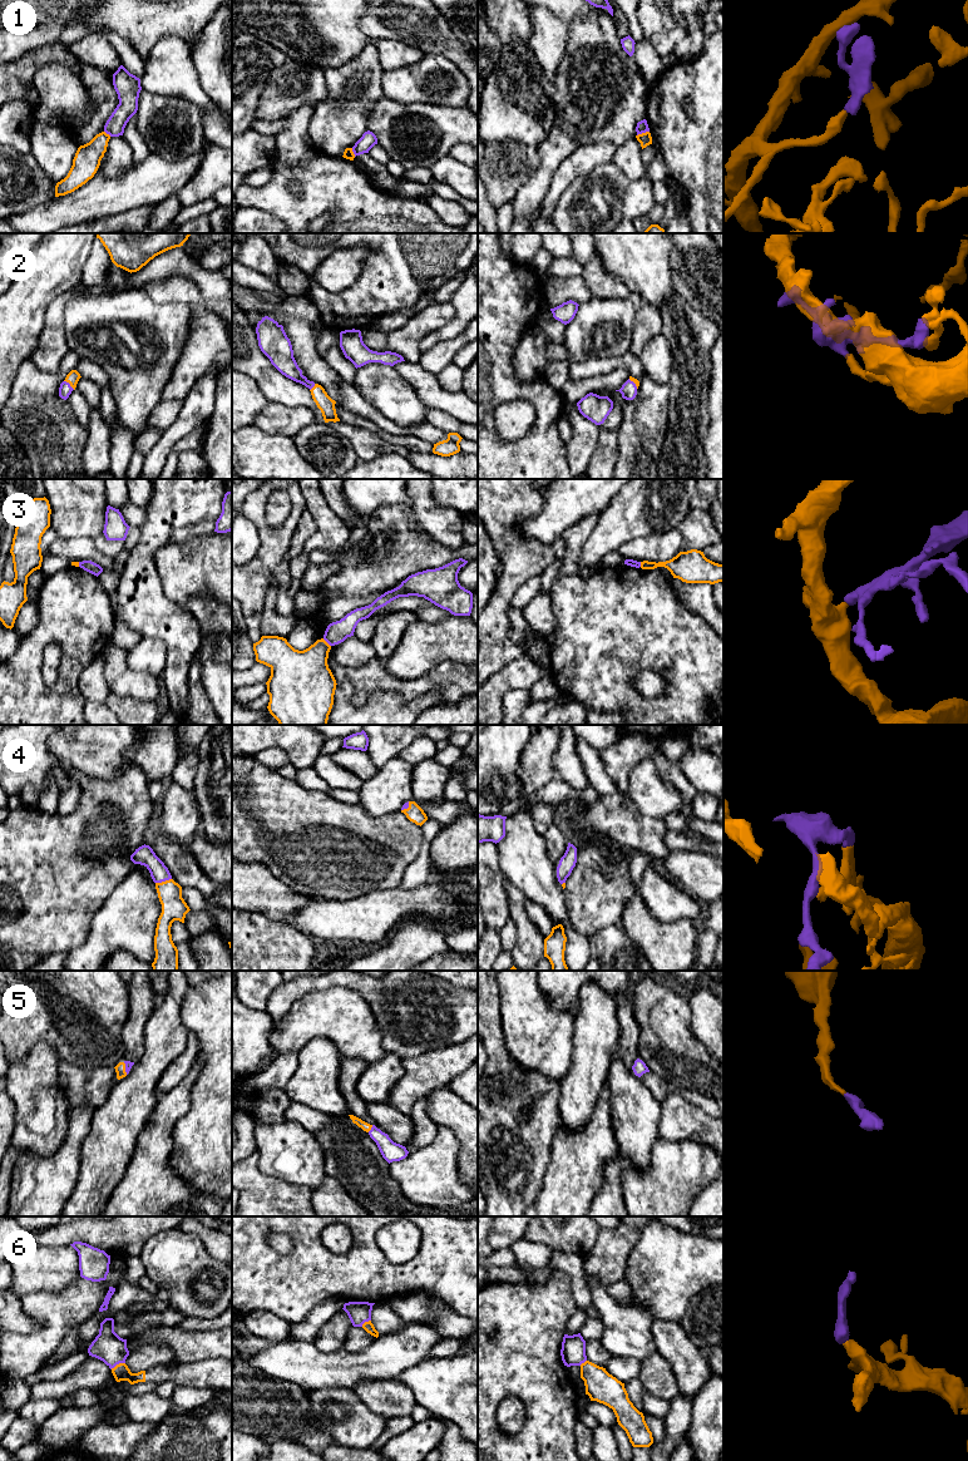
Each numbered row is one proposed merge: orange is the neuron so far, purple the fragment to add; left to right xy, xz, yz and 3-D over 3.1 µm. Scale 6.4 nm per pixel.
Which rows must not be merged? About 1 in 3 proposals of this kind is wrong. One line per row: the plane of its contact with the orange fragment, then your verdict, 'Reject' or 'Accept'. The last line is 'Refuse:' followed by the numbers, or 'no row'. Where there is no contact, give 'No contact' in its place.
1: Touches orange in yz. Reject
2: Touches orange in xy. Accept
3: Touches orange in xz. Reject
4: Touches orange in xy. Accept
5: Touches orange in xz. Accept
6: Touches orange in xy. Accept
Refuse: 1, 3

